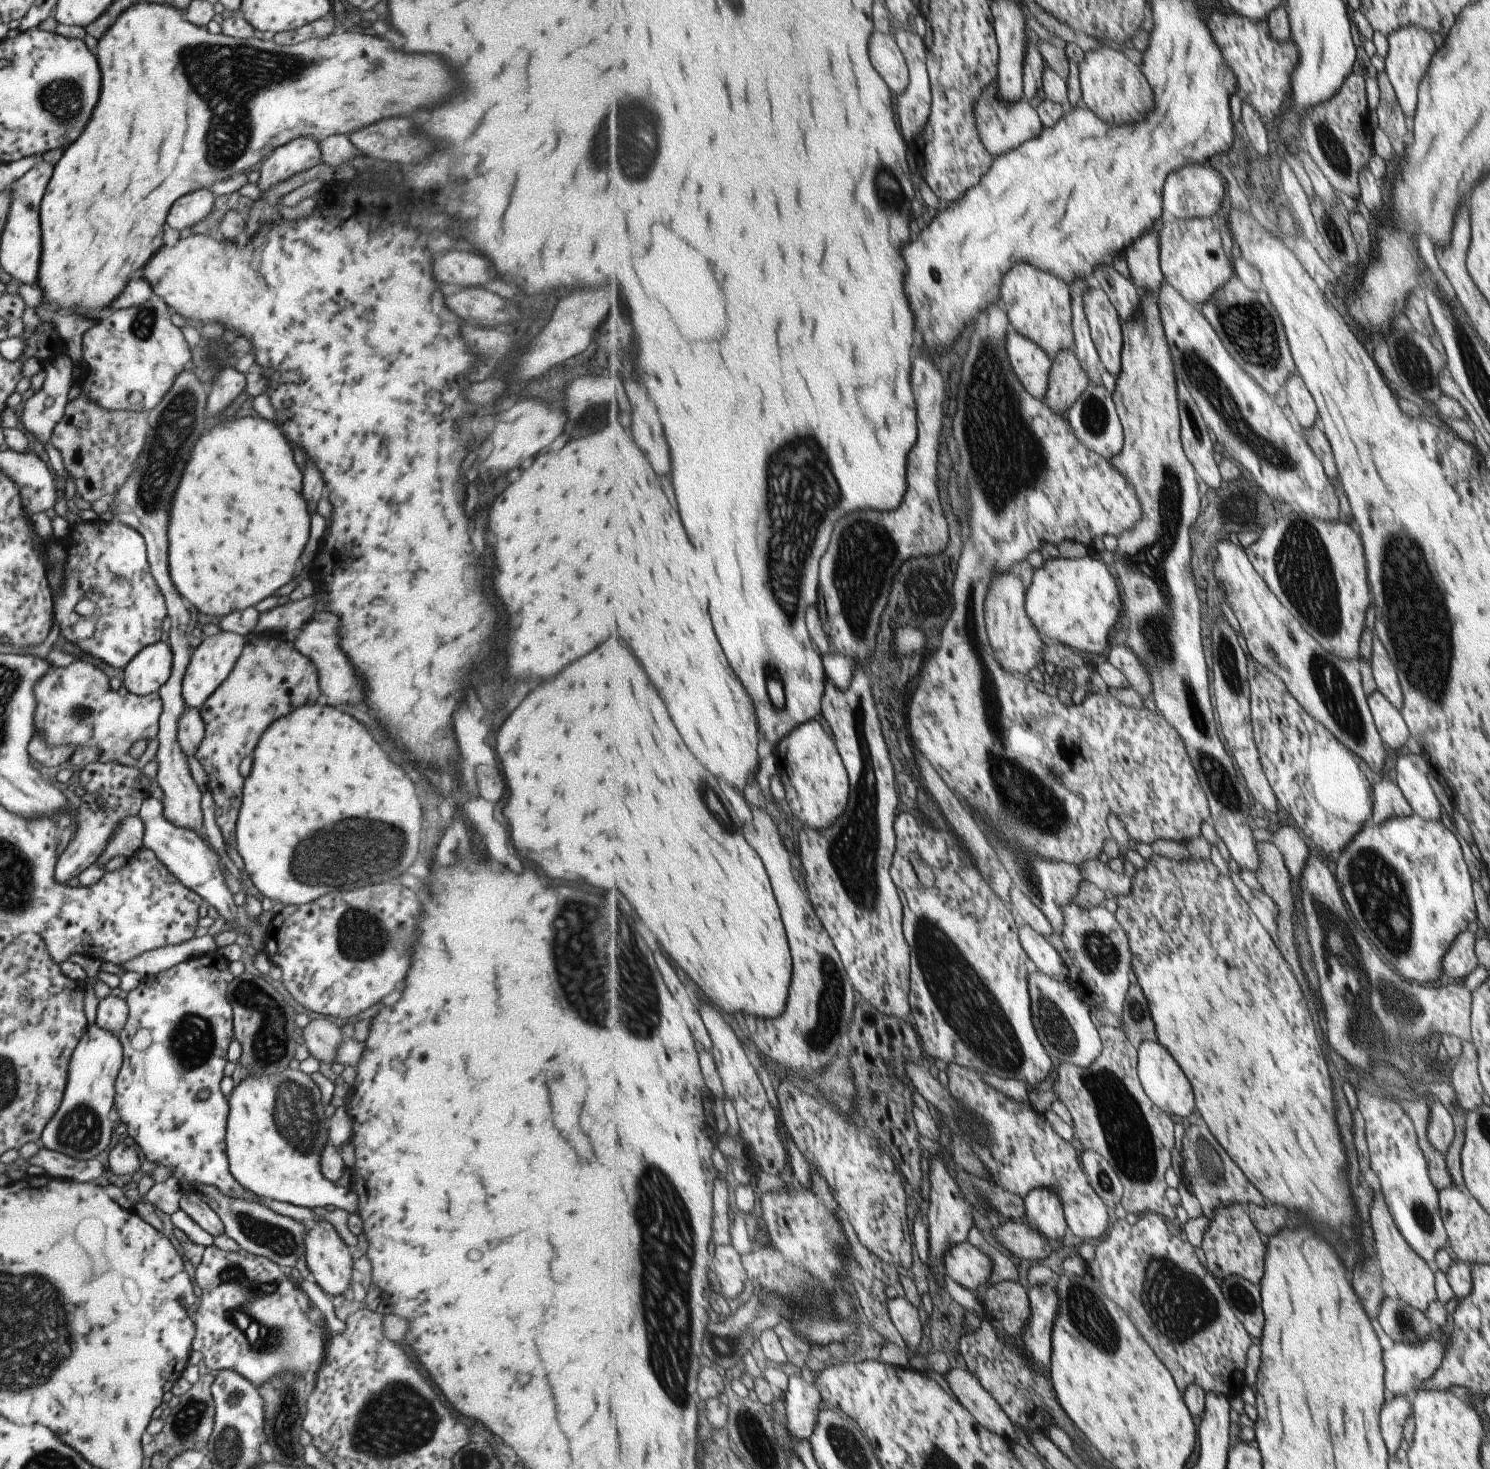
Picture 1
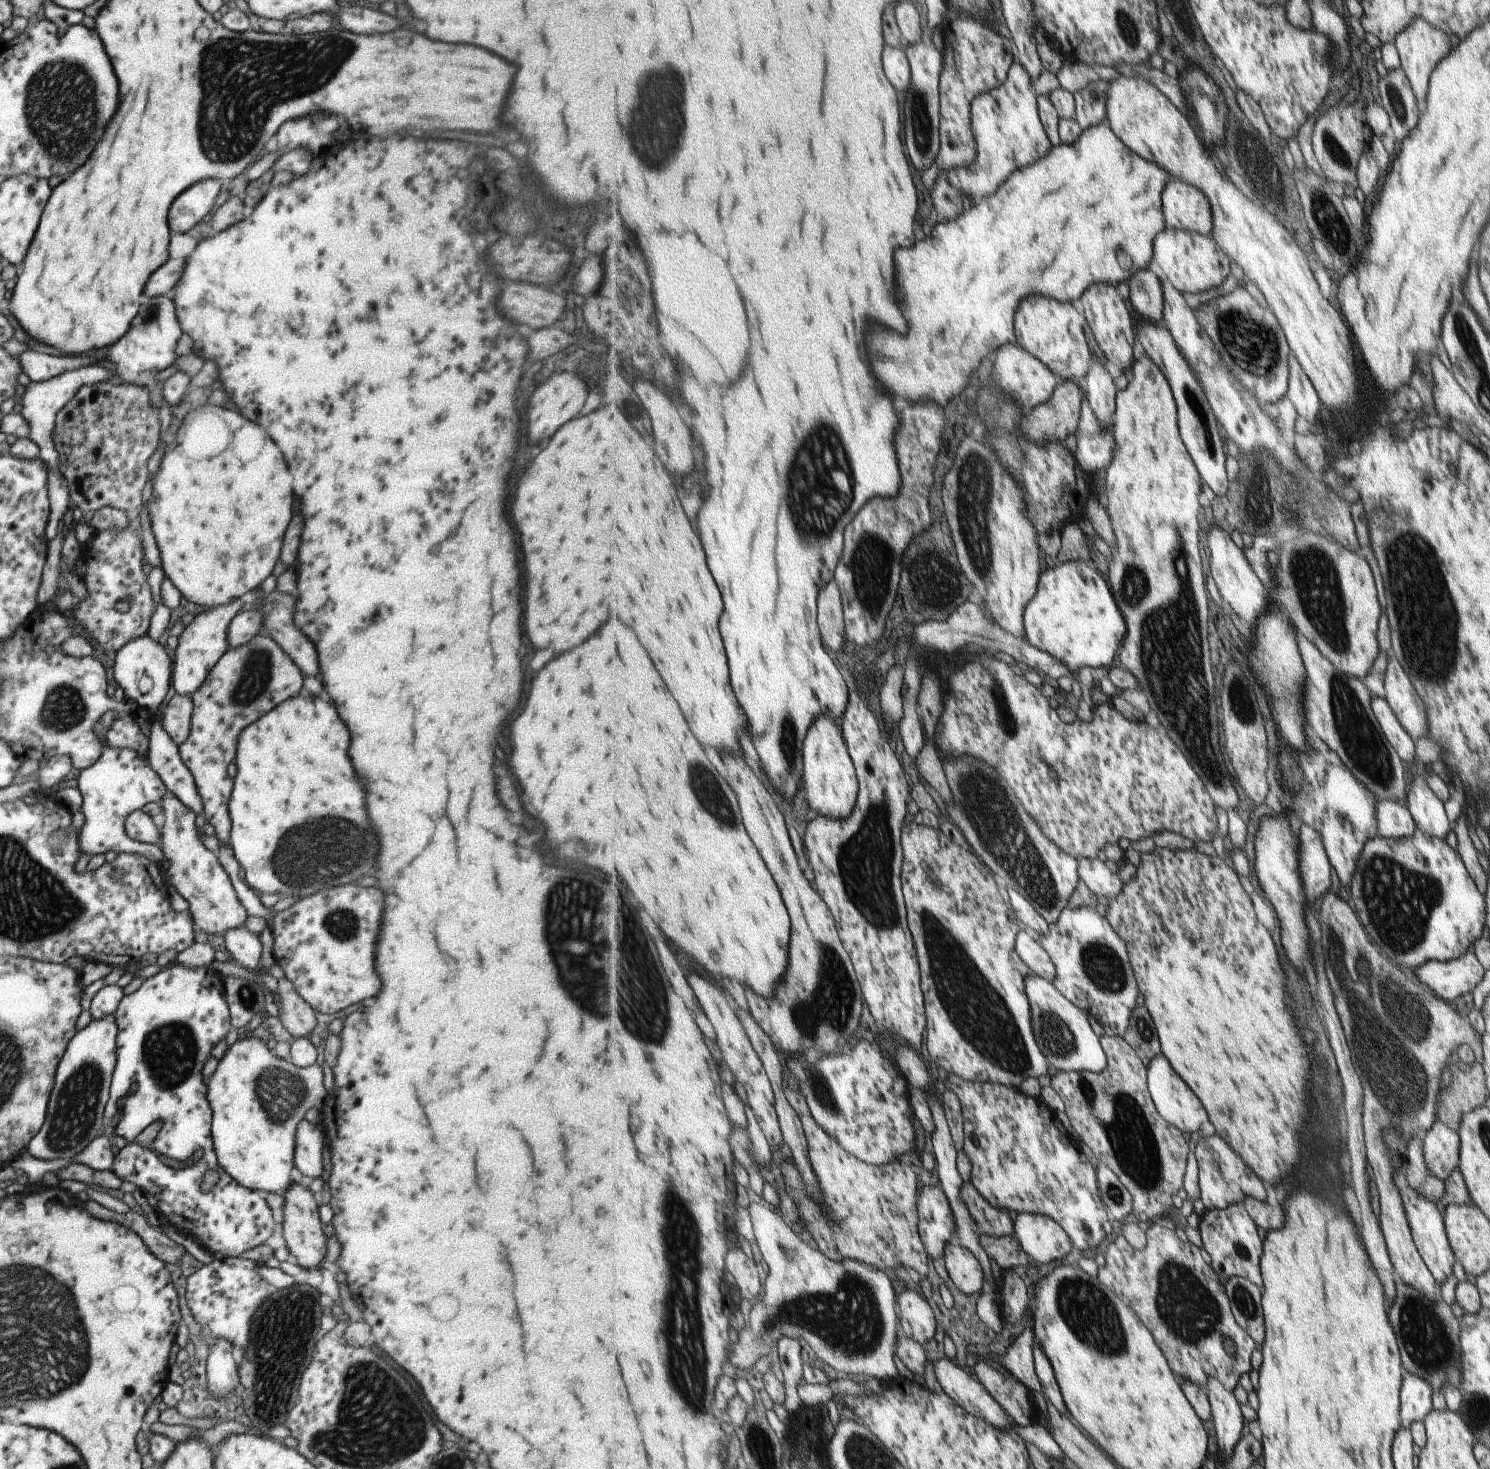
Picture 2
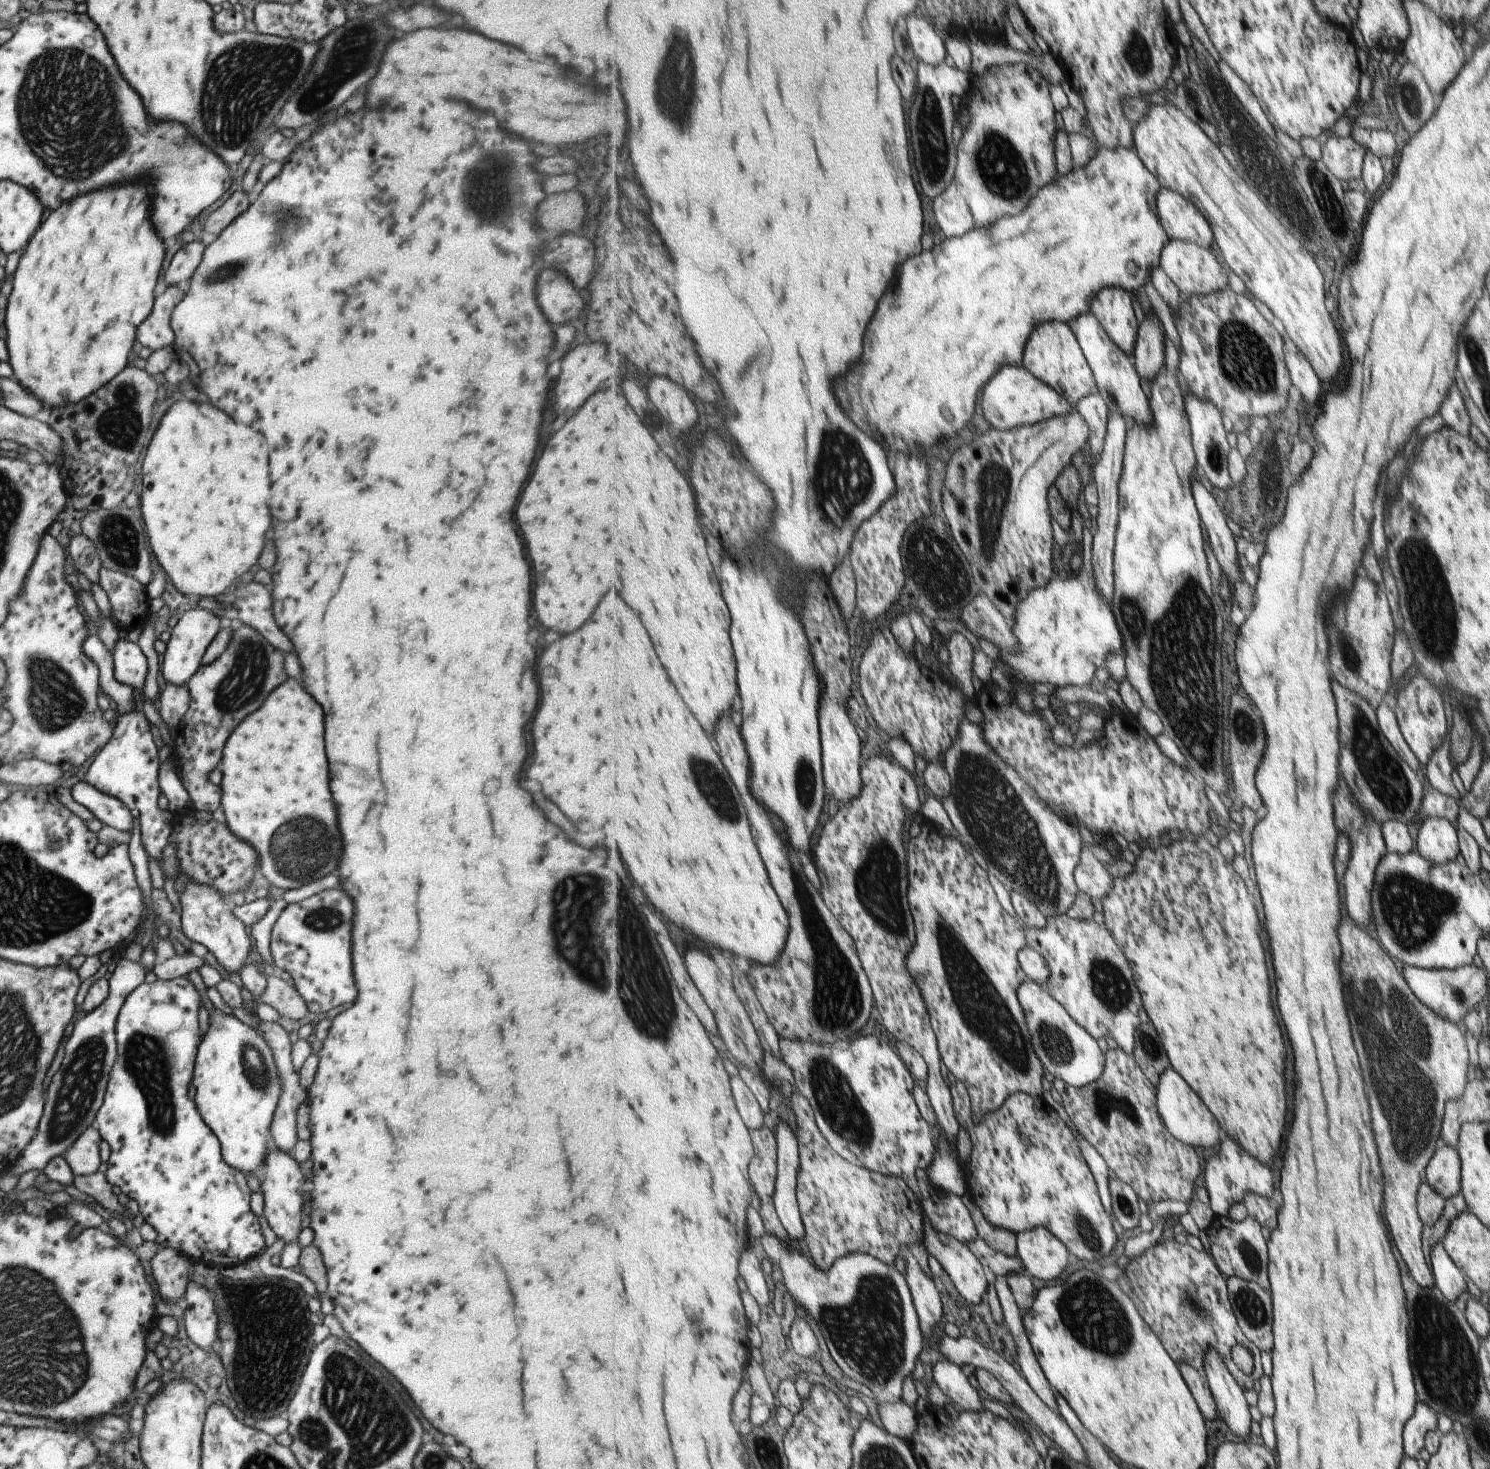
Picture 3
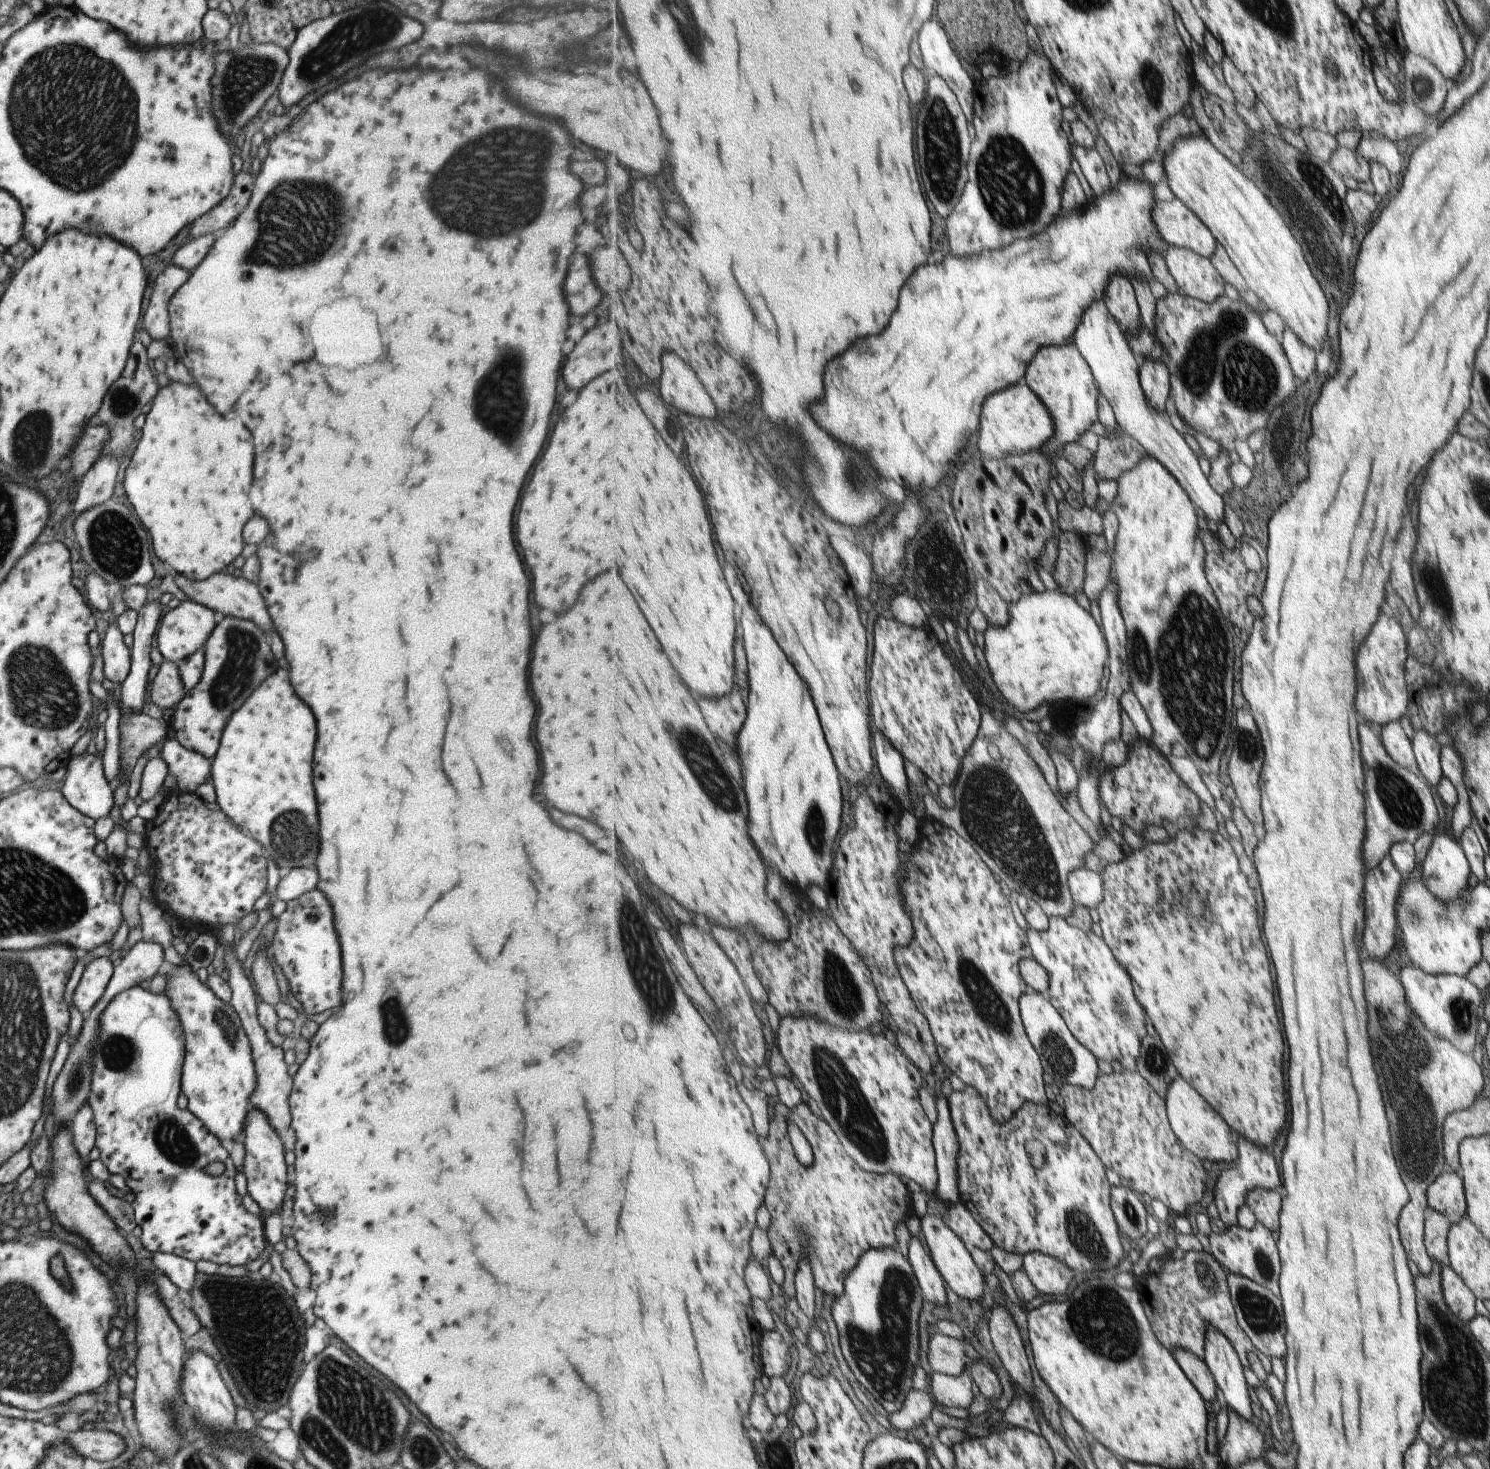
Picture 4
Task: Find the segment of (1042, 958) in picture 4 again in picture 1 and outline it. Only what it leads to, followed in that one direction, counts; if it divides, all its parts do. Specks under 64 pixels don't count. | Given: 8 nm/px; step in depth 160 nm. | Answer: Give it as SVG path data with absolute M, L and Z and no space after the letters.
M1069 902L1063 909L1064 932L1060 934L1054 931L1047 942L1059 952L1069 968L1069 986L1079 992L1092 1008L1105 1007L1108 1012L1121 1018L1131 986L1129 972L1134 966L1128 934L1116 913L1109 912L1104 905L1083 908L1075 902Z

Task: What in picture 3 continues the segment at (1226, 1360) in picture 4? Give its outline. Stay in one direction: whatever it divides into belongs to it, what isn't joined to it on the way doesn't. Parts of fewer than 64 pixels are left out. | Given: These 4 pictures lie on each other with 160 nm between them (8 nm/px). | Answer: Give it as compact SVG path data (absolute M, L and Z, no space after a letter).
M1209 1349L1205 1357L1204 1370L1207 1382L1217 1401L1219 1416L1233 1434L1251 1439L1251 1412L1243 1387L1217 1349Z

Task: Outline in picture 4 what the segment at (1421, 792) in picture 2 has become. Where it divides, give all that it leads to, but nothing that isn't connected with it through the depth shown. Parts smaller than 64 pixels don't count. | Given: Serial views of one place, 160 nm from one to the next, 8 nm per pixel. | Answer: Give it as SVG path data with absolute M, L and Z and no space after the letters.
M1433 835L1424 862L1418 871L1428 890L1442 903L1455 901L1464 892L1471 866L1451 838Z

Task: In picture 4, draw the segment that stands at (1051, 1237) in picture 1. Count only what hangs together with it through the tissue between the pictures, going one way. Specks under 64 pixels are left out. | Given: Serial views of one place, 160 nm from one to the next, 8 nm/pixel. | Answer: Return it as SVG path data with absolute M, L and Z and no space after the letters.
M1039 1251L1024 1256L1024 1269L1038 1291L1049 1296L1065 1294L1075 1278L1074 1270L1064 1262Z

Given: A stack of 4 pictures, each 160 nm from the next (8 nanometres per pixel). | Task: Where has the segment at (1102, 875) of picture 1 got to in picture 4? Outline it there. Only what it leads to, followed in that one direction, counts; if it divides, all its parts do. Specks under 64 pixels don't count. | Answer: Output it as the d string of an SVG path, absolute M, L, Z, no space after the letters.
M1083 866L1070 874L1068 883L1077 905L1097 909L1103 902L1104 880L1100 873Z

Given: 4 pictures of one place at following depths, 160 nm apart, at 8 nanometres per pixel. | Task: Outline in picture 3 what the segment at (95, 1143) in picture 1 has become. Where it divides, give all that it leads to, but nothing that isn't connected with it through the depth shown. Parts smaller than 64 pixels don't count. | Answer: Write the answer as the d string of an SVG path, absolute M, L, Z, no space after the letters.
M147 943L136 962L117 958L116 965L111 966L107 996L91 1012L74 1022L60 1066L45 1093L44 1107L35 1135L11 1166L12 1170L19 1174L29 1170L43 1170L50 1158L60 1155L89 1125L94 1124L97 1109L102 1104L109 1071L115 1060L114 1024L117 1013L125 997L143 982L145 974L152 971L157 960L153 944Z

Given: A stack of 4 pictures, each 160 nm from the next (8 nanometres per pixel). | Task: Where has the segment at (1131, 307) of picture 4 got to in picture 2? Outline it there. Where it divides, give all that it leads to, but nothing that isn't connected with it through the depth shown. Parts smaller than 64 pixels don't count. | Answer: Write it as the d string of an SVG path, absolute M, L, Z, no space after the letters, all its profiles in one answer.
M1107 283L1096 284L1080 298L1078 304L1086 315L1087 326L1092 328L1100 342L1105 358L1124 373L1130 372L1131 366L1134 364L1133 358L1135 358L1133 344L1135 344L1136 326L1134 325L1134 316L1125 300L1121 298L1117 287Z

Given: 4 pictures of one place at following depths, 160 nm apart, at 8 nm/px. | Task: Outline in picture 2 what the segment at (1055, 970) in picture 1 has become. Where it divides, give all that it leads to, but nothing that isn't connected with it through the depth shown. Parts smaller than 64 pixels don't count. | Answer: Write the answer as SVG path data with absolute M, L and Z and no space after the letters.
M1021 931L1016 940L1016 951L1022 961L1032 970L1033 974L1047 979L1055 980L1055 964L1048 952L1038 939L1031 938L1027 932Z

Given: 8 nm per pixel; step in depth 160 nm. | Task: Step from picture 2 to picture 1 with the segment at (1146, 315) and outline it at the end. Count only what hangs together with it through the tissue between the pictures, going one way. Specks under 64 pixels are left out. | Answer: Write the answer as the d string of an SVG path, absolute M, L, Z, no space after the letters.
M1161 225L1154 226L1129 250L1125 250L1124 256L1131 280L1143 290L1143 293L1153 293L1156 297L1159 297L1162 284L1166 280L1160 265L1160 228Z

